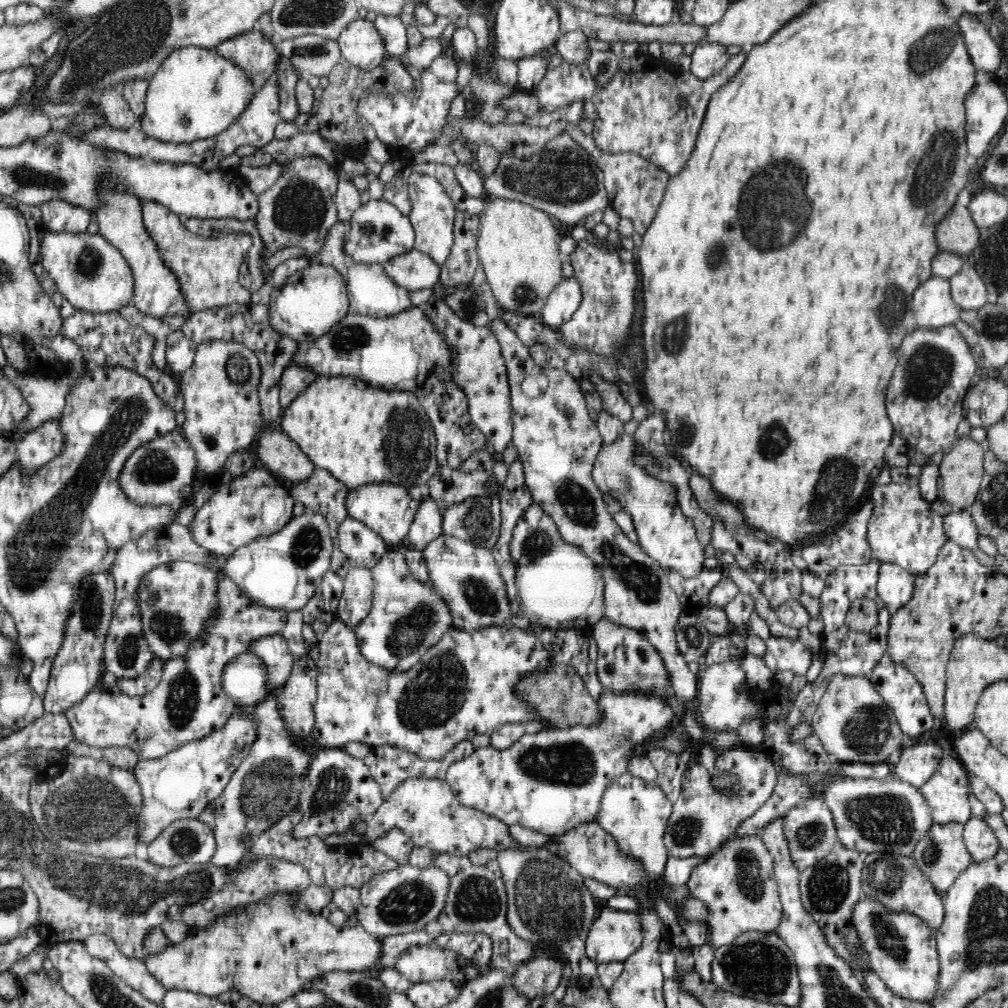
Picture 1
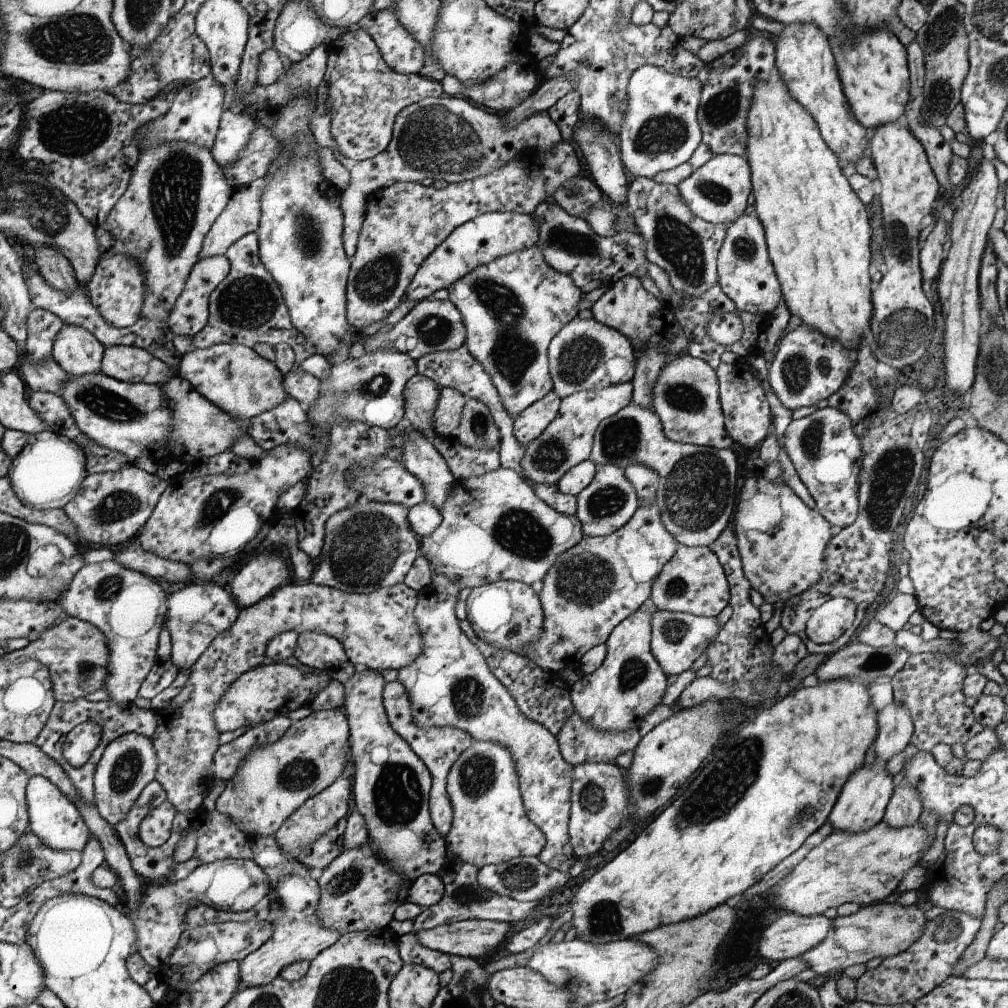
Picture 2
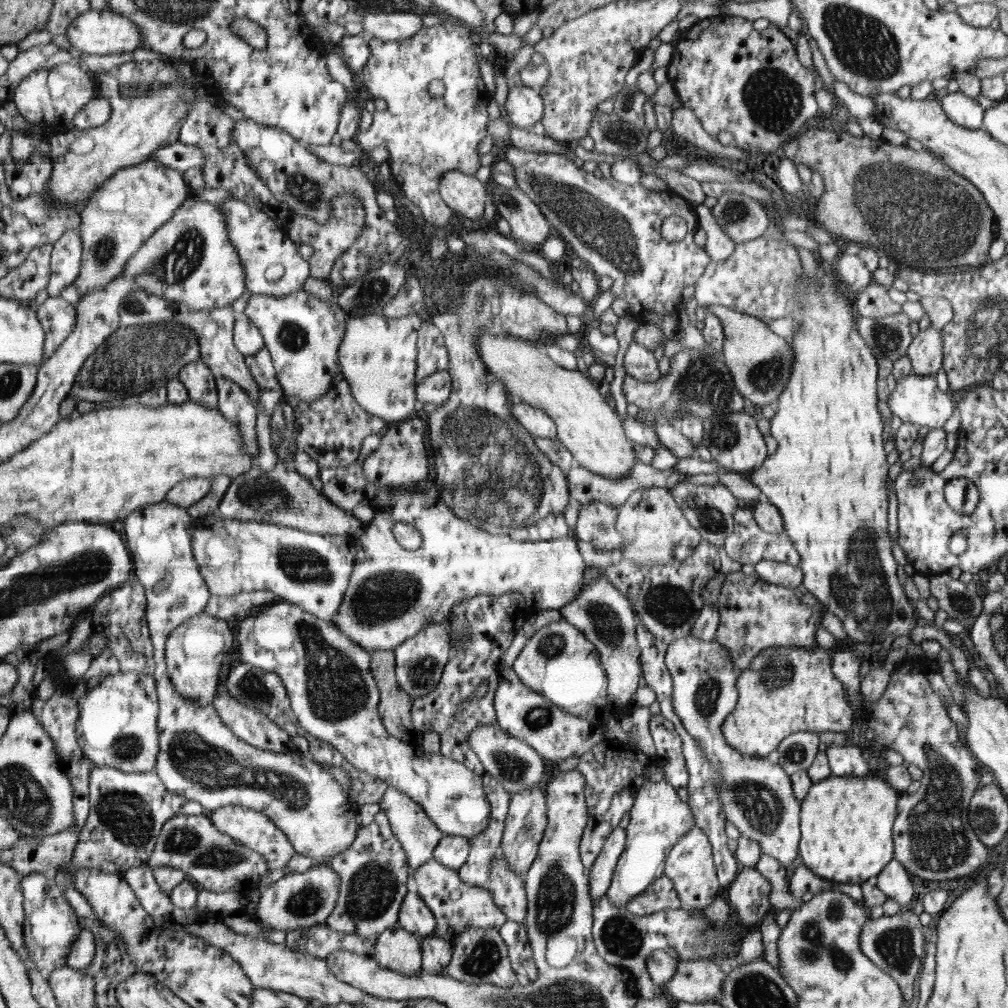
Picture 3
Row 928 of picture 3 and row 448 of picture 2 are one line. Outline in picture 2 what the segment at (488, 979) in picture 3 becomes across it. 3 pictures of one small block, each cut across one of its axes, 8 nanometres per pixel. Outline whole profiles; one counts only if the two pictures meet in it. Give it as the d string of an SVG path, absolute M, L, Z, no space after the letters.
M469 399L462 408L460 425L455 432L460 444L468 448L499 447L499 431L488 406L480 400Z

